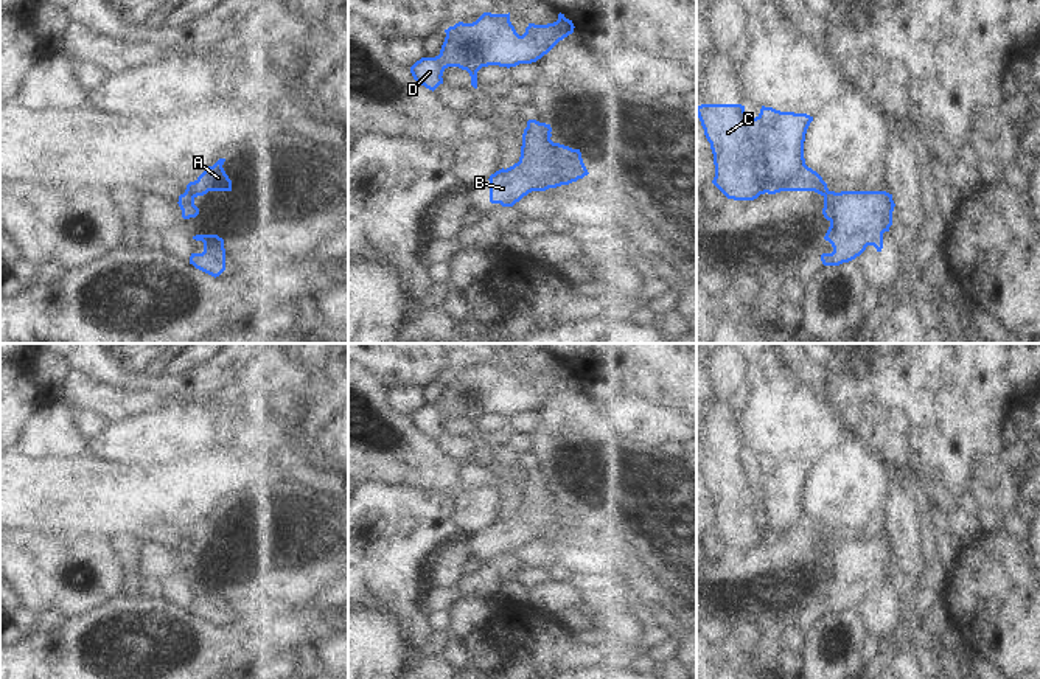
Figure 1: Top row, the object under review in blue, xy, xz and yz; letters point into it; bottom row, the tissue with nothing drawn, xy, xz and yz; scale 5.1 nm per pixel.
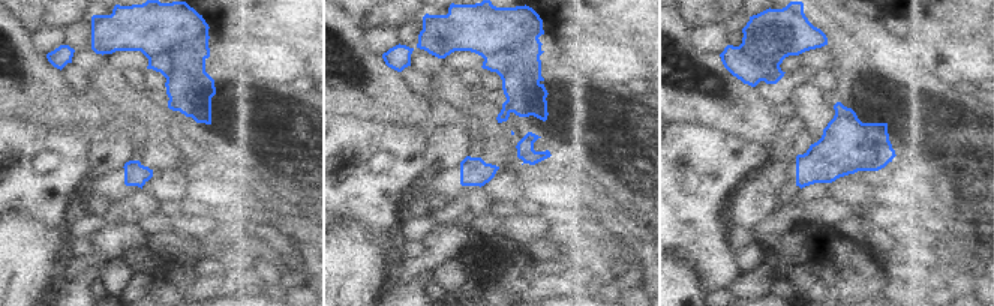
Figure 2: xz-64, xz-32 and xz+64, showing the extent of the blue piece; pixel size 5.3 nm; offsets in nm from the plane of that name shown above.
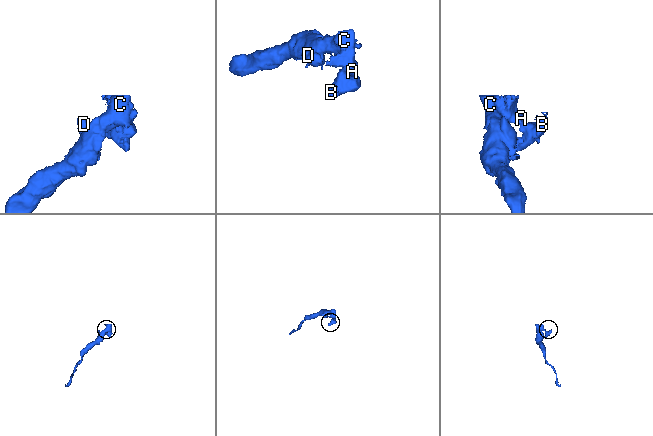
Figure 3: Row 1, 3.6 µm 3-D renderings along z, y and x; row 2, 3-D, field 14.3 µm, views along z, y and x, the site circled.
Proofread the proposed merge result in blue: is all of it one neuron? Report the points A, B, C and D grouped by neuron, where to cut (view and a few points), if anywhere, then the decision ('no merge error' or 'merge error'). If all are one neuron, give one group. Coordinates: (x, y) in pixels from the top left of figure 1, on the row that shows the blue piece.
groups A C D / B; cut xy (187, 188), (195, 196); merge error

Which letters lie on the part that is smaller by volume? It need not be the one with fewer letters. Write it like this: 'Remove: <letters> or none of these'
Remove: B.

